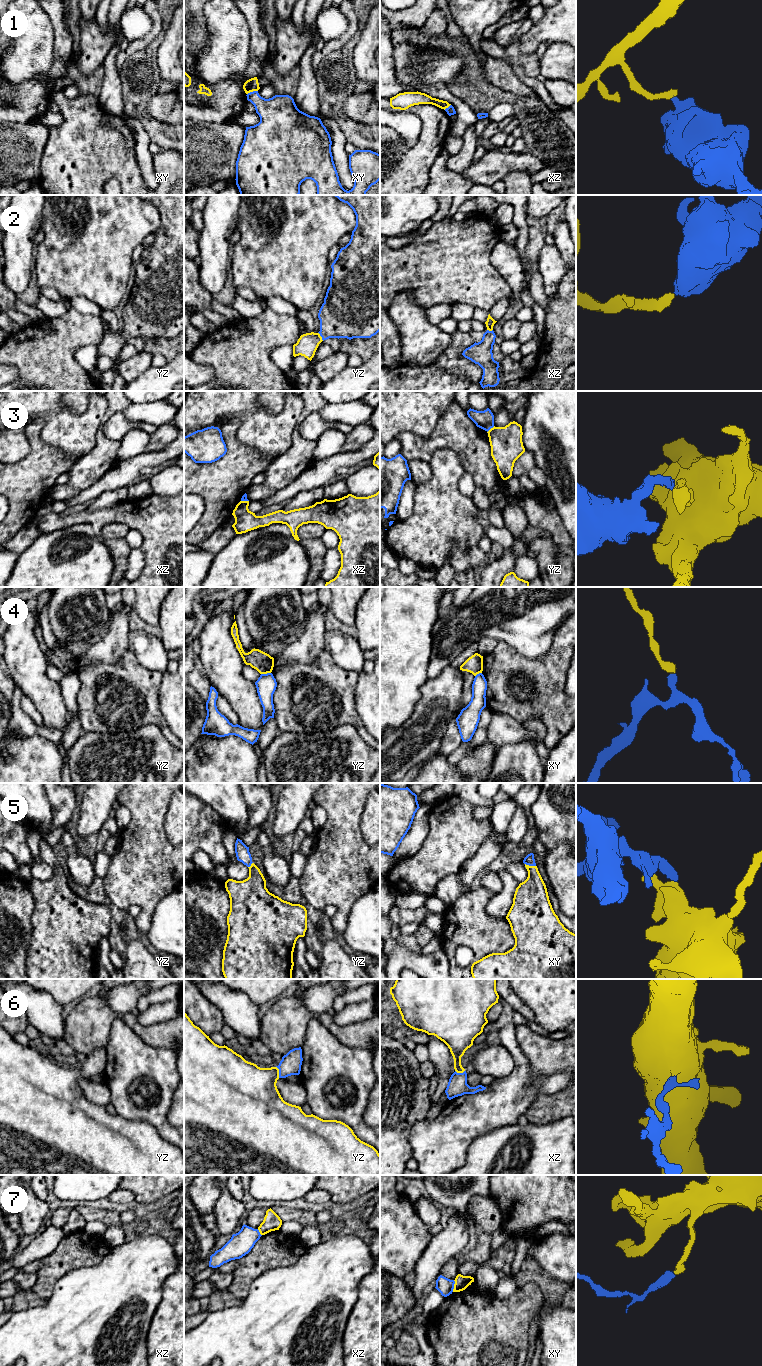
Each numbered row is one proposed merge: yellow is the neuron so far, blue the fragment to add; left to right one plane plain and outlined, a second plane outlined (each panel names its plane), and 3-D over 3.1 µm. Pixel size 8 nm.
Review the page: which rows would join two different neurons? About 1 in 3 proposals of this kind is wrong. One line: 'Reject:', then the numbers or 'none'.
Reject: 1, 3, 4, 7

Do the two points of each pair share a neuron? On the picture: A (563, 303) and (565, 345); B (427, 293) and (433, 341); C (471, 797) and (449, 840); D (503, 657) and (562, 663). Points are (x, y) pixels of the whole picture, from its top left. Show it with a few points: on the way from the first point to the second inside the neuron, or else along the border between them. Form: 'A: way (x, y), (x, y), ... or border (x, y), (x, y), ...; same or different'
A: way (565, 313), (565, 335); same
B: border (410, 291), (416, 303), (427, 307); different
C: border (460, 798), (475, 806); different
D: way (518, 666), (547, 666); same

